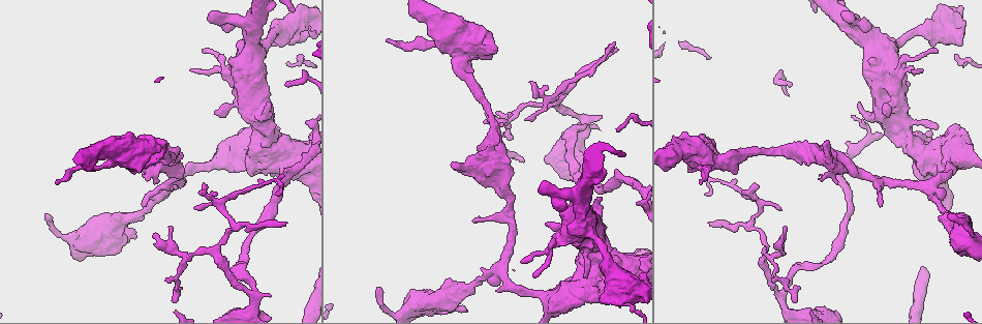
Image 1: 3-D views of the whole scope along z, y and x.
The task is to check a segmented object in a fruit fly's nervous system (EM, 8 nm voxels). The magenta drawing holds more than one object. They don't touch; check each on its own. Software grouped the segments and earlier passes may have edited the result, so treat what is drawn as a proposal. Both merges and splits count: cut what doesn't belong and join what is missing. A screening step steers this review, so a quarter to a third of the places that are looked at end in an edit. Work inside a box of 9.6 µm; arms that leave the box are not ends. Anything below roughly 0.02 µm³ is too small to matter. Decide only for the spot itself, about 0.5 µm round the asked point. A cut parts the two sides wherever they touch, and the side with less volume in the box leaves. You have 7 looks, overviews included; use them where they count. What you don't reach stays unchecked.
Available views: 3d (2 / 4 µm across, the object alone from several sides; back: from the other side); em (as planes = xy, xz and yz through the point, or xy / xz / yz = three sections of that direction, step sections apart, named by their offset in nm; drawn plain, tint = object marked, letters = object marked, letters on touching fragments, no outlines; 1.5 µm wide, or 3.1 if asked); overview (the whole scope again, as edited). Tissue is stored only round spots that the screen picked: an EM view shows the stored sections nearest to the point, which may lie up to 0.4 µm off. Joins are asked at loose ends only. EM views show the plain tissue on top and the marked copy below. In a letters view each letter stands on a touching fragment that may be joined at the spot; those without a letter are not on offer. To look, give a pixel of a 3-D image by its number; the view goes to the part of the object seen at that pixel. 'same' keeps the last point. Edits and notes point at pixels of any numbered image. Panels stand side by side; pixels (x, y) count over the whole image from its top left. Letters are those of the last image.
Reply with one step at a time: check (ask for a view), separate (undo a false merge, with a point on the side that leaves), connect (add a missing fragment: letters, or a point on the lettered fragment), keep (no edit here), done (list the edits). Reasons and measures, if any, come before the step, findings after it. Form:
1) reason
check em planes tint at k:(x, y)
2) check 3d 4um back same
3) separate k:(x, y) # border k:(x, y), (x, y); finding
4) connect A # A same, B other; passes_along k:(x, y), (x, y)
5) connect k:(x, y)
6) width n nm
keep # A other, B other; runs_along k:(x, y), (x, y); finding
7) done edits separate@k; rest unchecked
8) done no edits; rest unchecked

branch stops here
check 3d 4um at 1:(286, 222)

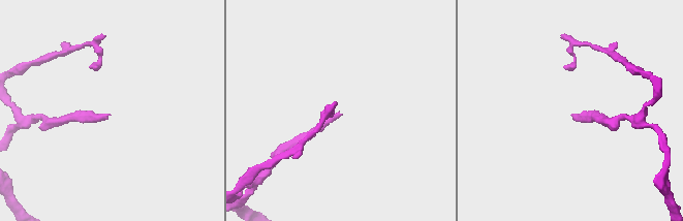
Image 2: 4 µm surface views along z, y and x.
check em yz step 4 tint at 2:(108, 115)

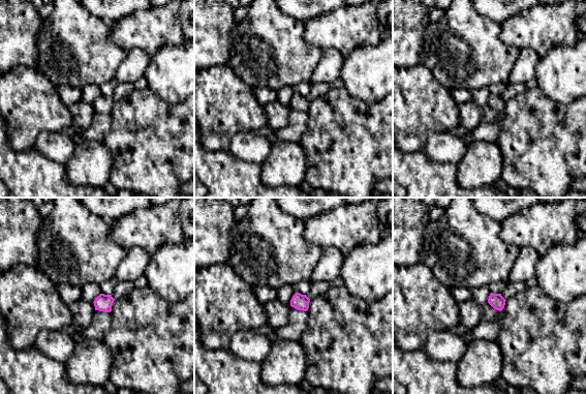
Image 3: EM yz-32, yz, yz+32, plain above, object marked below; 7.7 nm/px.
check em planes letters same

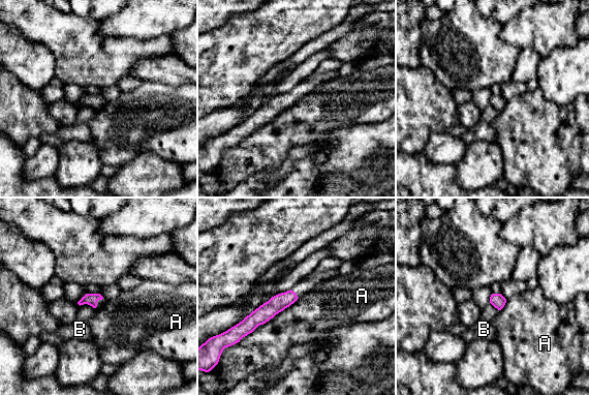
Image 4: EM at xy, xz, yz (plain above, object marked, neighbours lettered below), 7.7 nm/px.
keep # A other, B other; border 4:(299, 297), (240, 339); none of them fits

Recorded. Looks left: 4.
sharp bend
check em planes tint at 1:(798, 264)

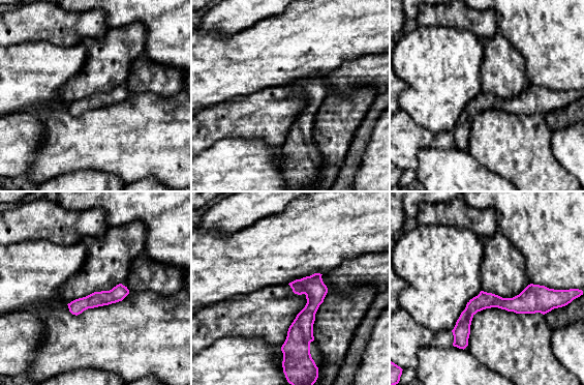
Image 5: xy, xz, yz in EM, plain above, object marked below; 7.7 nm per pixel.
what lies round it
check em planes letters same

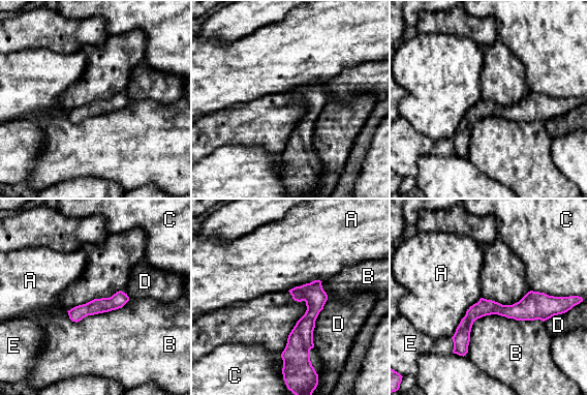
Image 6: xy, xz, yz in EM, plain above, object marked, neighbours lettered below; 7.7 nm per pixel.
longest_contact B 650 nm
keep # A other, B other, C other, D other, E other; continuous, no second neuron

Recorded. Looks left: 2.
calibre changes
check em yz step 4 tint at 1:(484, 52)

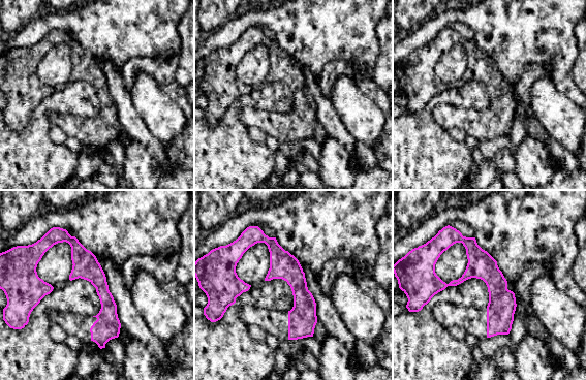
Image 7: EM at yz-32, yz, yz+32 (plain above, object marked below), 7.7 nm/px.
check em planes letters same

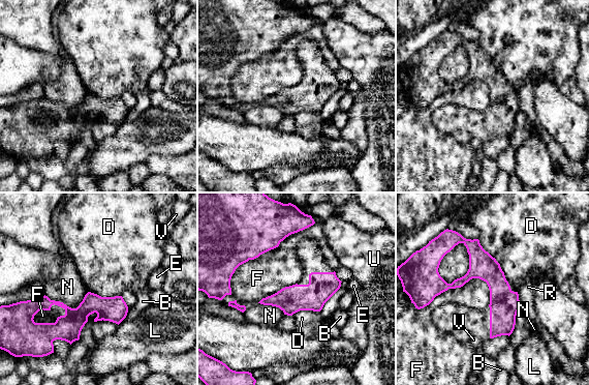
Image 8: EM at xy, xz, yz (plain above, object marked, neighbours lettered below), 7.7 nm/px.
keep # B other, D other, E other, F other, L other, N other, R other, U other, V other; border 8:(315, 223), (242, 263), (230, 293); all the same neuron

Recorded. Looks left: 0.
done no edits; rest unchecked

